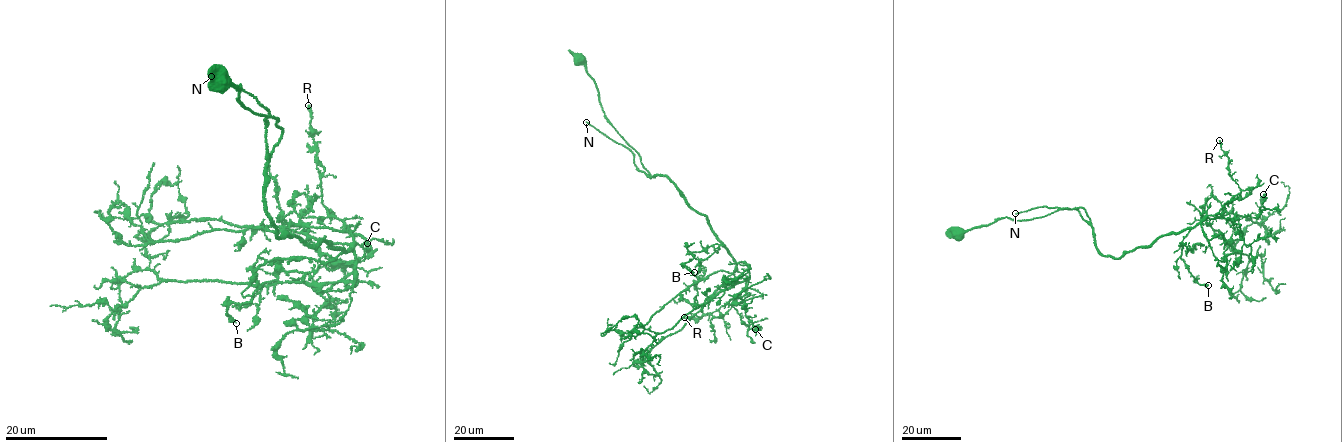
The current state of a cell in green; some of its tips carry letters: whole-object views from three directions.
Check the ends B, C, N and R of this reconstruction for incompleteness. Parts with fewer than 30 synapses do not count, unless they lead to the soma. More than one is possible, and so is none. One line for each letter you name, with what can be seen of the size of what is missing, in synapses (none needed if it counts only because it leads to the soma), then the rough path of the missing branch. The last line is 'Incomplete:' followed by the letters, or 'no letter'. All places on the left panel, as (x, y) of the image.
N: about 70 synapses
Incomplete: N

